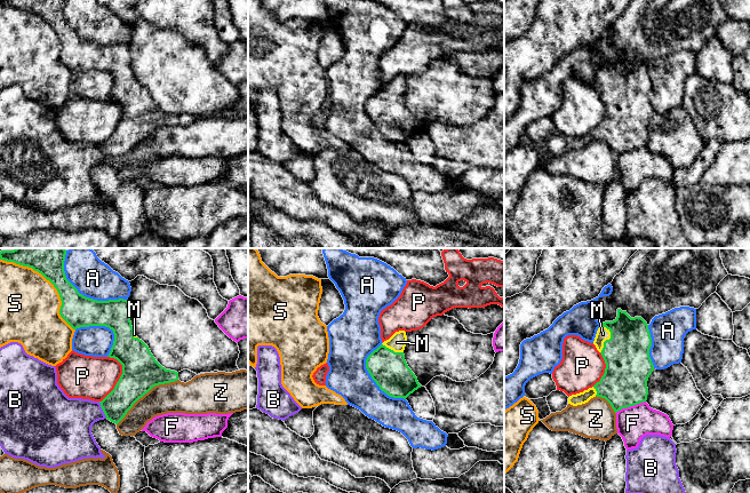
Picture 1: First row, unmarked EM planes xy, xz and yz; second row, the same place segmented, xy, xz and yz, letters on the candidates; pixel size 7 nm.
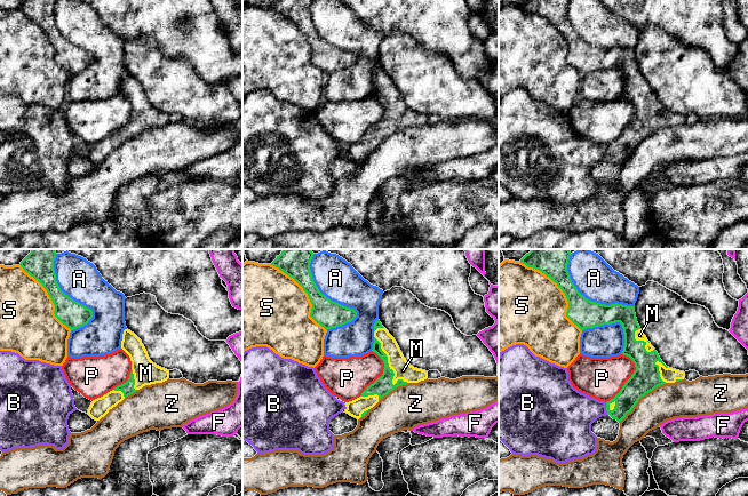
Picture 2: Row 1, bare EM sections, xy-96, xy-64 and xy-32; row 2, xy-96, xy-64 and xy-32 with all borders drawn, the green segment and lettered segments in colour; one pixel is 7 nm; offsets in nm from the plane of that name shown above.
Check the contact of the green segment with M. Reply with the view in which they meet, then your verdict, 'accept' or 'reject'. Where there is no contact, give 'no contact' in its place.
contact in yz; accept

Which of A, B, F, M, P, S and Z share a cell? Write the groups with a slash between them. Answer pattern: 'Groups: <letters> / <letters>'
Groups: A / B / F / M / P / S / Z

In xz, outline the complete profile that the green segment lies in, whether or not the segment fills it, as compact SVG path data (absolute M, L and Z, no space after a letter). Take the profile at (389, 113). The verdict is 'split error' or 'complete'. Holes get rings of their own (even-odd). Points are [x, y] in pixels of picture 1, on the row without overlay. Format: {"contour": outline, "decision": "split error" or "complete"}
{"contour": "M396 75L366 103L366 112L372 122L382 135L393 142L406 143L422 130L405 104L406 87L406 75Z", "decision": "split error"}

